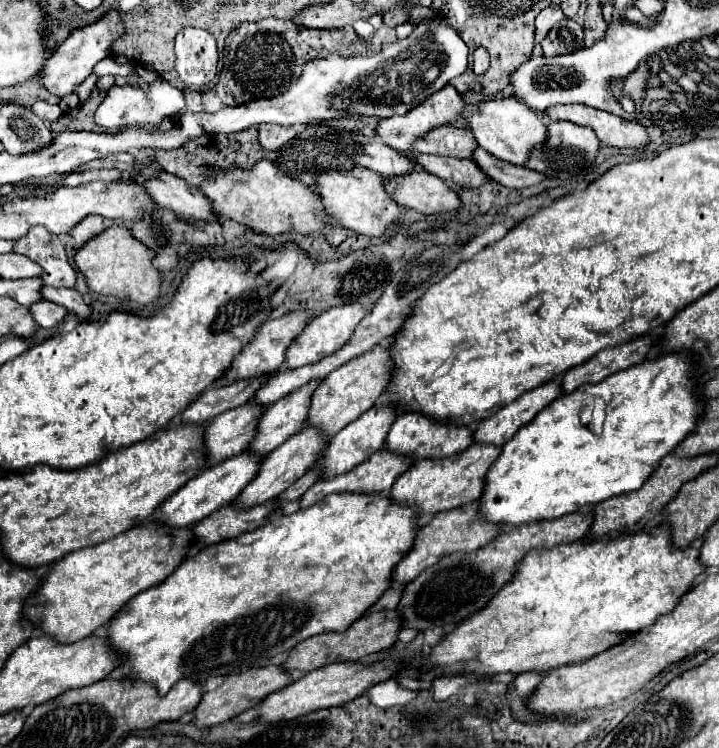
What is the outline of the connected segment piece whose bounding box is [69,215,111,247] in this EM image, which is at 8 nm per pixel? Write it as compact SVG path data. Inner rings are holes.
M93 215L93 217L85 217L85 221L79 221L79 225L75 225L73 227L73 233L69 233L69 235L75 239L75 245L81 247L83 243L87 243L95 235L99 235L109 225L111 225L109 219L103 219L99 215Z

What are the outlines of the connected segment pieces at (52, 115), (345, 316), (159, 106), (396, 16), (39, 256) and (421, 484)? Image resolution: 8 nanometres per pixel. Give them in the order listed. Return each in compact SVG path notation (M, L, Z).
M35 101L35 103L31 105L31 111L33 111L37 117L41 117L43 121L57 121L59 115L63 113L59 105L49 105L49 103L45 103L45 101Z
M349 303L349 305L343 305L343 307L333 307L329 311L323 311L321 315L317 315L305 329L303 333L293 341L293 345L289 347L289 351L285 353L285 359L287 359L287 365L291 369L297 369L297 367L303 367L303 365L309 365L309 363L317 363L321 361L323 357L327 355L333 355L335 351L339 351L353 335L355 327L359 325L359 321L367 315L367 307L361 305L361 303Z
M155 79L147 85L147 89L141 87L111 87L107 91L105 101L95 111L95 123L105 129L125 129L129 125L151 125L157 127L165 117L181 117L185 113L187 105L183 99L183 91L169 85L165 79Z
M389 9L389 13L383 15L383 23L387 27L397 27L401 23L405 23L409 19L409 13L405 13L405 9Z
M35 225L29 233L13 243L13 253L25 255L37 265L41 265L41 279L51 287L73 287L75 269L69 265L65 247L57 235Z
M471 445L469 449L455 453L453 457L443 457L441 461L433 461L433 459L417 461L417 465L411 465L411 469L407 469L395 481L391 489L391 497L415 505L419 515L439 513L477 501L483 495L487 471L491 469L499 453L501 449L493 449L493 445Z

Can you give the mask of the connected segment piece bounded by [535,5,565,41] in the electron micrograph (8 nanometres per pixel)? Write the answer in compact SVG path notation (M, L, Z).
M549 5L545 7L539 15L537 15L537 21L535 21L535 41L541 41L545 37L545 33L557 23L561 21L565 15L561 11L561 7L557 5Z

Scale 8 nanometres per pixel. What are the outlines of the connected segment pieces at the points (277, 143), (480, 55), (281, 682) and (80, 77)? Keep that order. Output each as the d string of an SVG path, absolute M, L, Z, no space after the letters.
M259 125L259 143L263 149L277 151L281 145L291 141L297 135L295 127L283 127L283 125Z
M479 47L473 57L473 71L475 71L475 75L483 75L487 71L487 67L489 67L489 53L483 47Z
M269 665L269 667L259 667L259 669L249 669L243 671L231 679L225 679L225 683L221 687L217 687L215 691L207 691L201 699L201 703L195 709L195 721L199 727L211 727L217 723L223 723L227 719L233 719L235 715L257 707L267 695L283 689L285 685L289 685L293 681L293 673L285 671L281 665Z
M113 9L113 11L105 13L105 17L95 21L93 25L85 25L81 29L75 29L65 39L65 43L47 59L45 69L43 69L43 73L39 73L37 79L45 85L47 91L51 91L57 97L65 97L65 95L73 93L75 87L79 83L83 83L93 73L93 67L111 53L113 43L123 35L125 35L125 23L121 21L121 15Z

